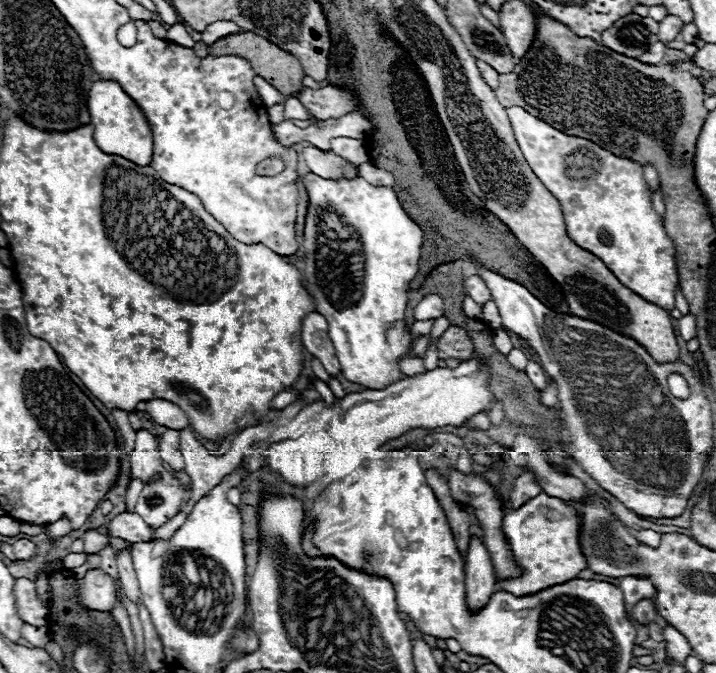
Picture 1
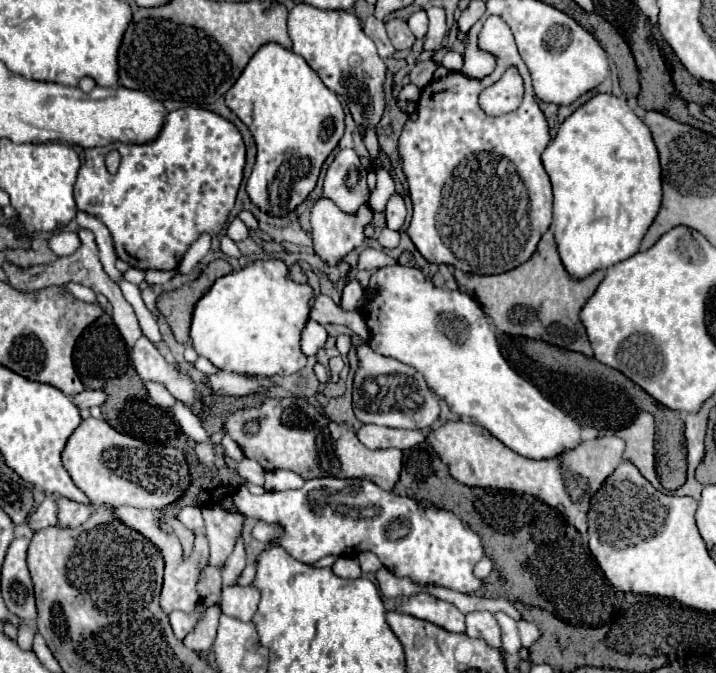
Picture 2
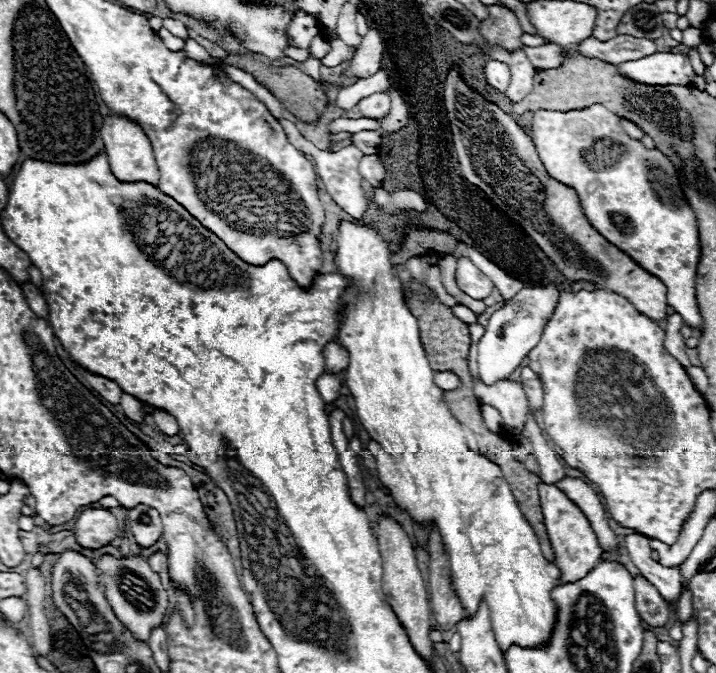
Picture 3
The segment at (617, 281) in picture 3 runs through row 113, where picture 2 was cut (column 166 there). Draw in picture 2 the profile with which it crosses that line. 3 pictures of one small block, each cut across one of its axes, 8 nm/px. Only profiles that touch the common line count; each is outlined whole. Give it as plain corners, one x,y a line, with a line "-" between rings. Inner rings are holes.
86,418
68,438
62,450
62,464
74,484
94,506
134,506
158,510
182,496
190,484
188,464
182,450
172,446
146,444
144,440
114,430
102,418

